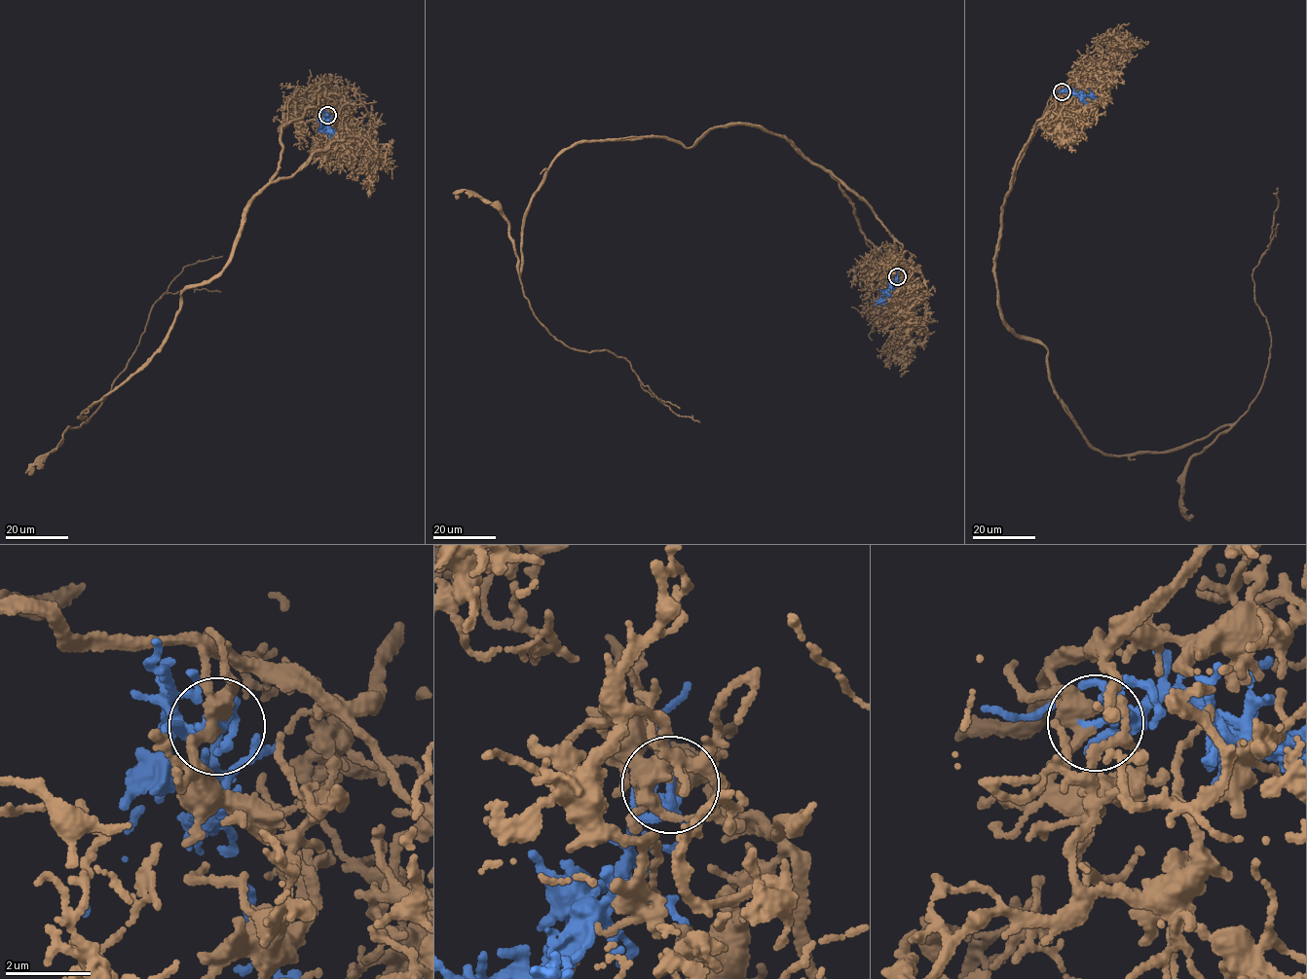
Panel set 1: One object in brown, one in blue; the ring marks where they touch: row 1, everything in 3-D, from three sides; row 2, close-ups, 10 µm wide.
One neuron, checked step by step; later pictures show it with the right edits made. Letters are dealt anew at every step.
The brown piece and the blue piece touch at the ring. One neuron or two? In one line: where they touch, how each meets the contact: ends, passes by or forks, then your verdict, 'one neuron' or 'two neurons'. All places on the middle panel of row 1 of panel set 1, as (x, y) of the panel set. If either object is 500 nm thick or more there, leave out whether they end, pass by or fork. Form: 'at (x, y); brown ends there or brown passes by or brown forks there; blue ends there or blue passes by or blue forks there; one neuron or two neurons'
at (897, 276); brown forks there; blue passes by; one neuron

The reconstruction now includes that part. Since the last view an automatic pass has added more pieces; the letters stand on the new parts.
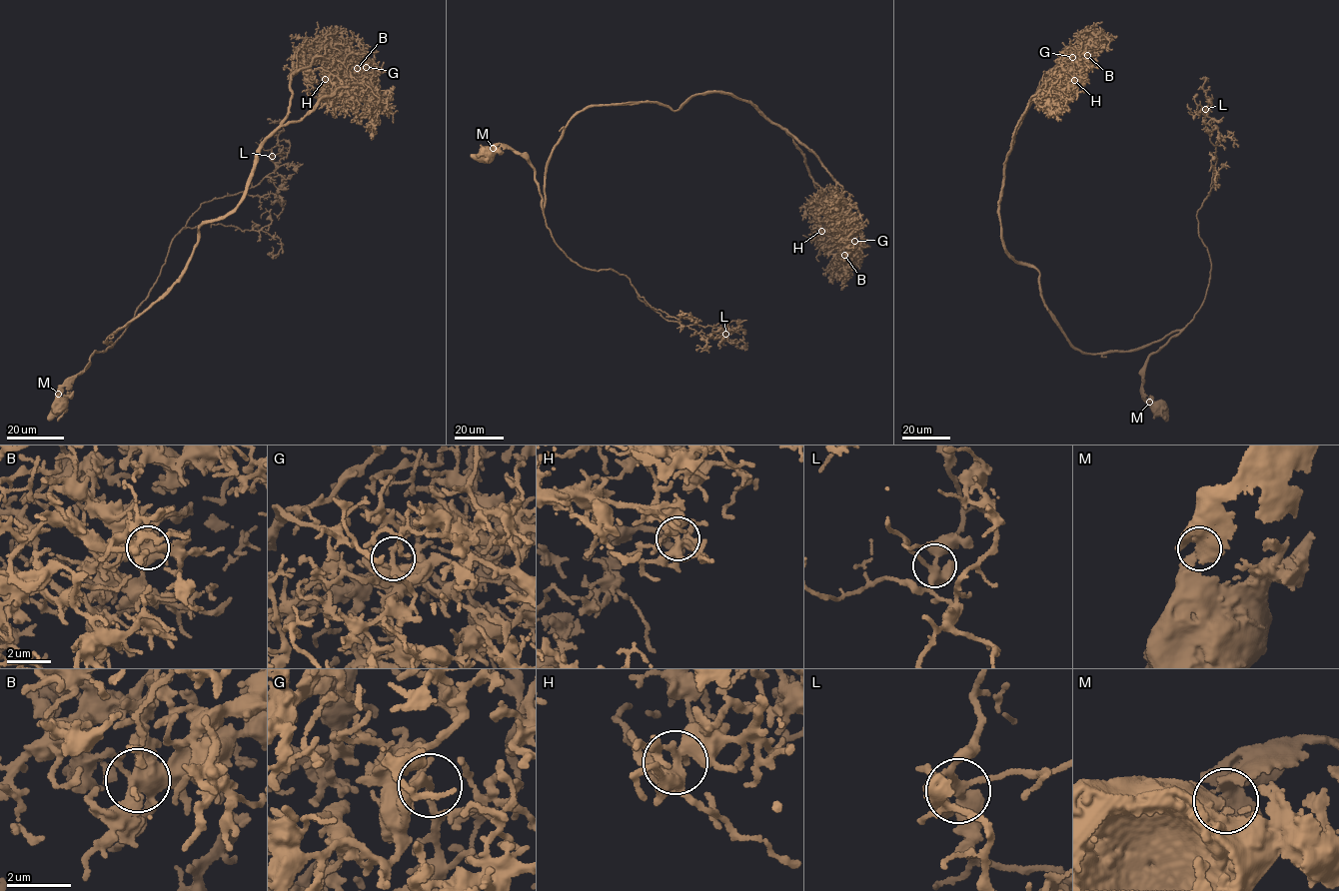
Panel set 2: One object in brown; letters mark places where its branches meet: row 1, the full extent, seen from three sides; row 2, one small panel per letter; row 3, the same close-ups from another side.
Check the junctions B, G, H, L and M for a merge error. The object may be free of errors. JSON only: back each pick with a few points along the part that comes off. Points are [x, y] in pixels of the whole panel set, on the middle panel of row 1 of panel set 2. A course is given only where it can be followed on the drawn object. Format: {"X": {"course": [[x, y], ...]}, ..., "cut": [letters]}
{"cut": []}

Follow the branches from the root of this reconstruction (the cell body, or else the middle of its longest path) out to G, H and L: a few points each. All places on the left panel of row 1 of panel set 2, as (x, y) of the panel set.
G: (60, 407), (108, 336), (171, 290), (200, 226), (236, 206), (265, 138), (366, 67)
H: (60, 407), (108, 336), (171, 290), (200, 226), (236, 206), (265, 138), (342, 87), (336, 66), (325, 79)
L: (60, 407), (62, 387), (133, 319), (192, 213), (258, 185), (277, 168), (272, 156)

